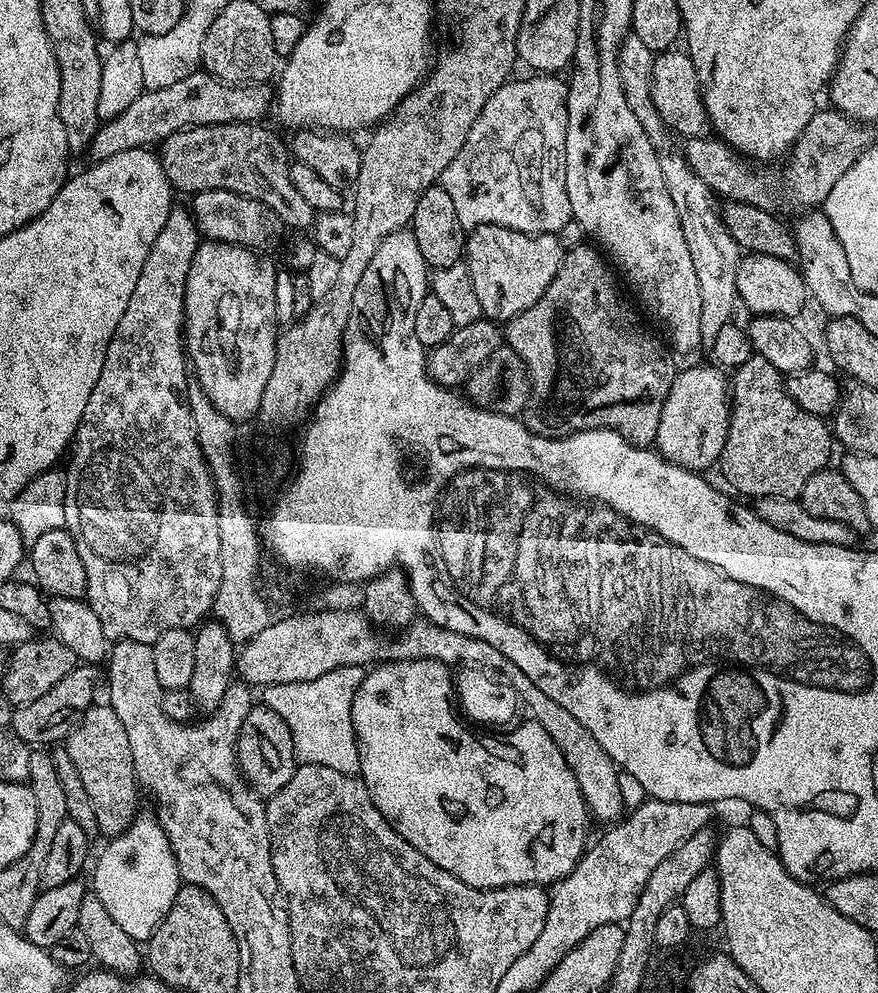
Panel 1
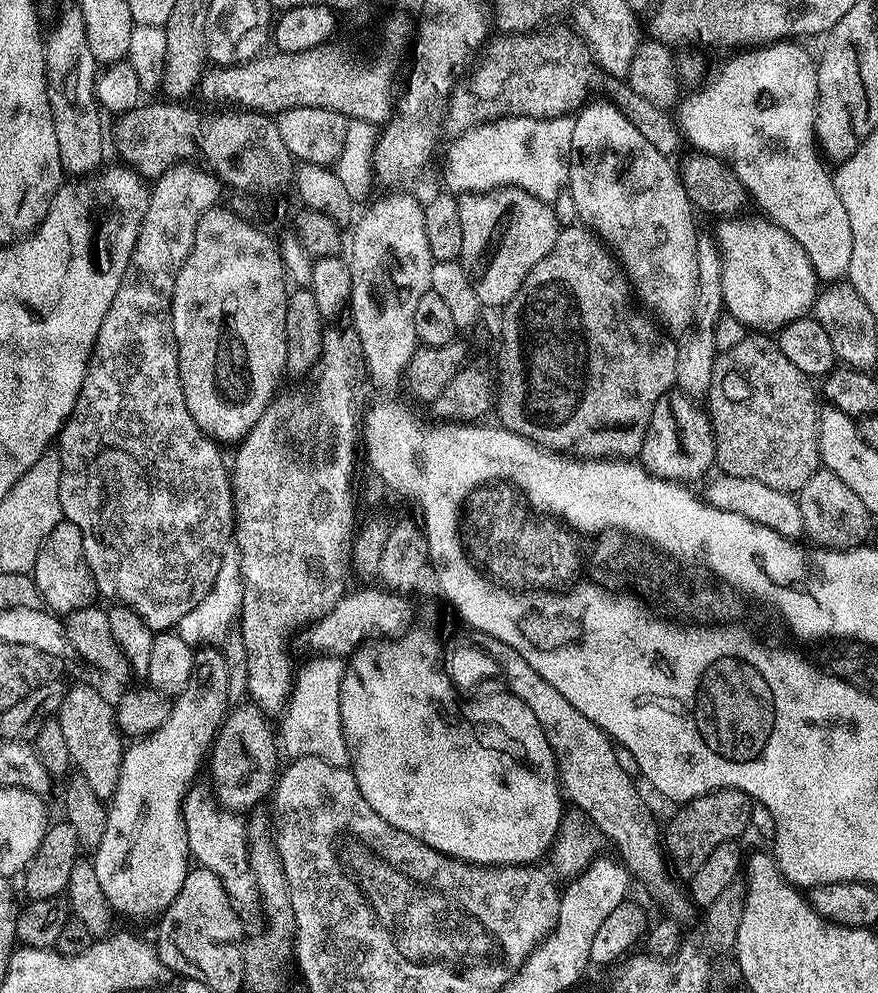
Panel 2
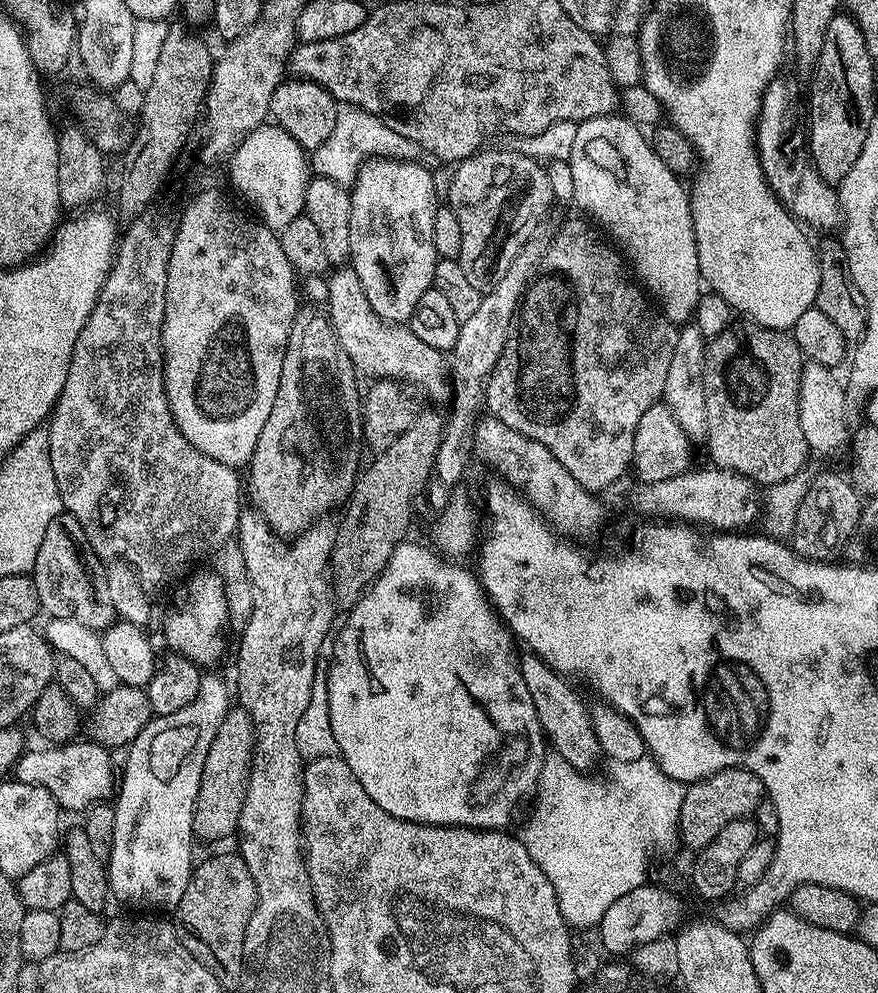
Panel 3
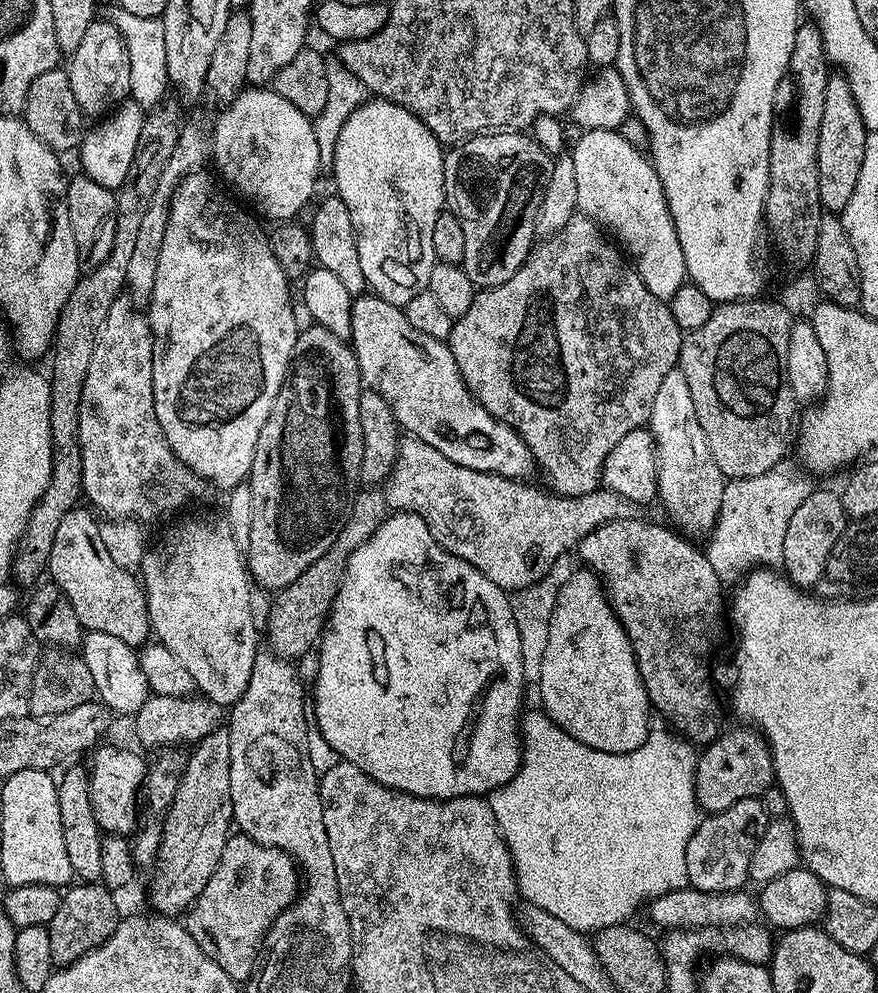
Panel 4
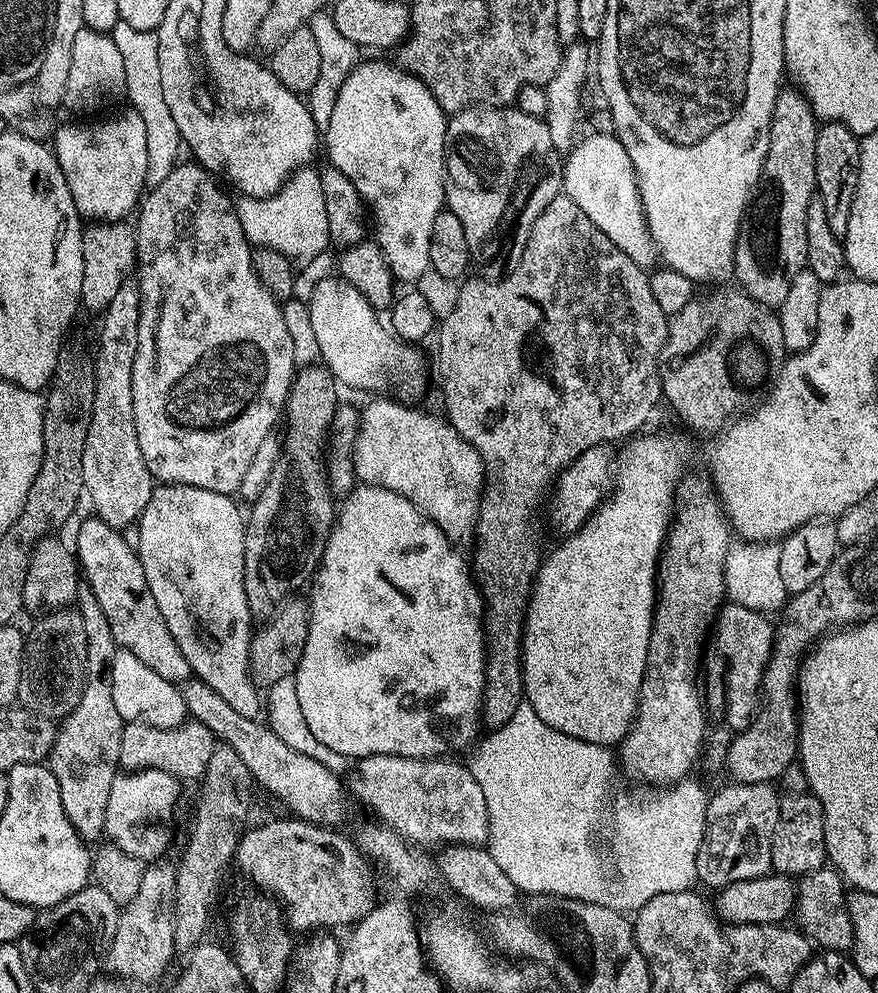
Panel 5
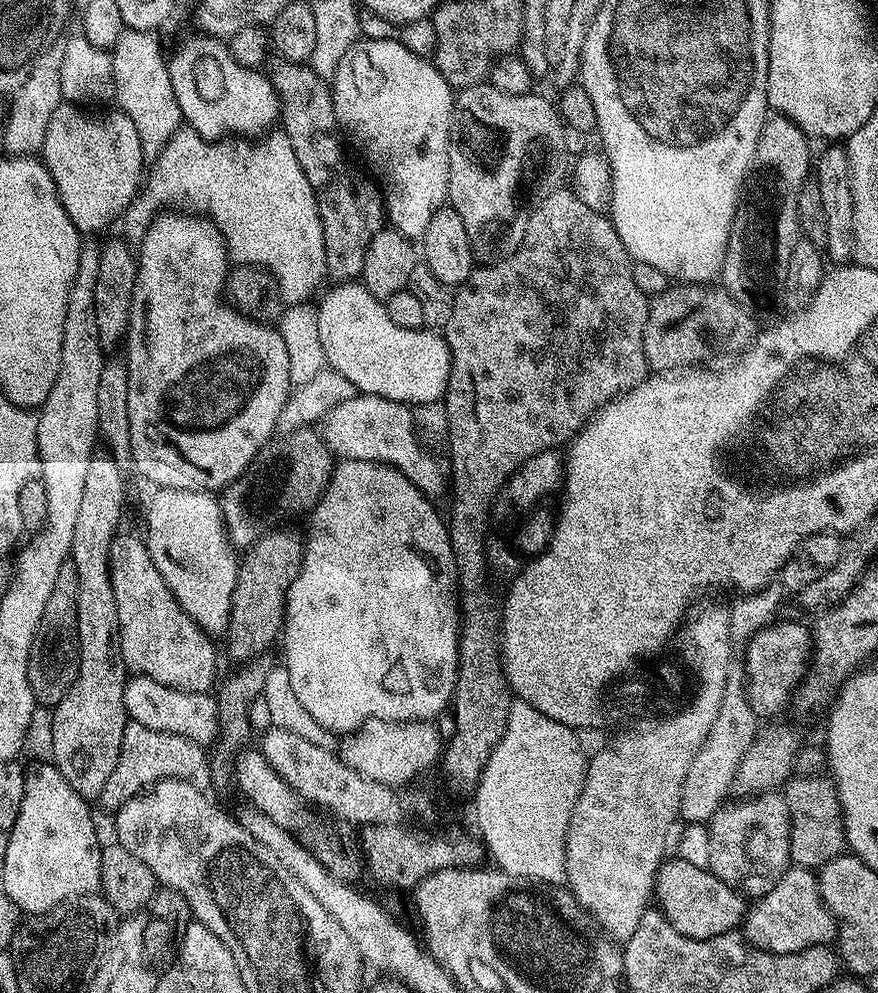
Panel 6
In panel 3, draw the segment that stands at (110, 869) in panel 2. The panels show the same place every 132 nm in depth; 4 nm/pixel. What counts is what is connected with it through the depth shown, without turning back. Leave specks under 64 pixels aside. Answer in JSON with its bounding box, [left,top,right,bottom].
[106,675,230,910]

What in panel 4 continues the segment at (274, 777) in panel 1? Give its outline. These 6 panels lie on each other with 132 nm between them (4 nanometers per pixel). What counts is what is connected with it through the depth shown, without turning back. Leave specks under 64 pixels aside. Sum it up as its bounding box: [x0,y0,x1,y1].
[148,726,234,914]

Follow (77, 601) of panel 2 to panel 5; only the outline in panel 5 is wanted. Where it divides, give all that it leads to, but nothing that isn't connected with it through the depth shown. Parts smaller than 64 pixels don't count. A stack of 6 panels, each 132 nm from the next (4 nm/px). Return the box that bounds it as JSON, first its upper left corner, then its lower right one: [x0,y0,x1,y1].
[74,519,193,682]

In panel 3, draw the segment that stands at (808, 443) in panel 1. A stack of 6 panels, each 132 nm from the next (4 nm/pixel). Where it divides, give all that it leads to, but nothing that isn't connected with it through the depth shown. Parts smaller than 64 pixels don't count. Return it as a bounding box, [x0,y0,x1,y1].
[704,322,810,486]

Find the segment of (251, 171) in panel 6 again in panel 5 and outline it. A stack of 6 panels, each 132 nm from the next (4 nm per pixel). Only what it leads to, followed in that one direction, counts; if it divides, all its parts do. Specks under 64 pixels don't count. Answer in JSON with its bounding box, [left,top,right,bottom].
[234,166,329,262]

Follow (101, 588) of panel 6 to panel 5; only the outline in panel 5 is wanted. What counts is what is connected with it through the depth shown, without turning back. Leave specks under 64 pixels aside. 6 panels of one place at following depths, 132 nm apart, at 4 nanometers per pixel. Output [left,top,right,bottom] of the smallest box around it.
[46,586,125,842]

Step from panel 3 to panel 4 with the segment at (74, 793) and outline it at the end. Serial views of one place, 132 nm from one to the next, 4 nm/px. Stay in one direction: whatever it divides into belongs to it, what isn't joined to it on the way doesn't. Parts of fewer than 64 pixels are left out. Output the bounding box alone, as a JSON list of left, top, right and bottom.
[88,748,146,837]

